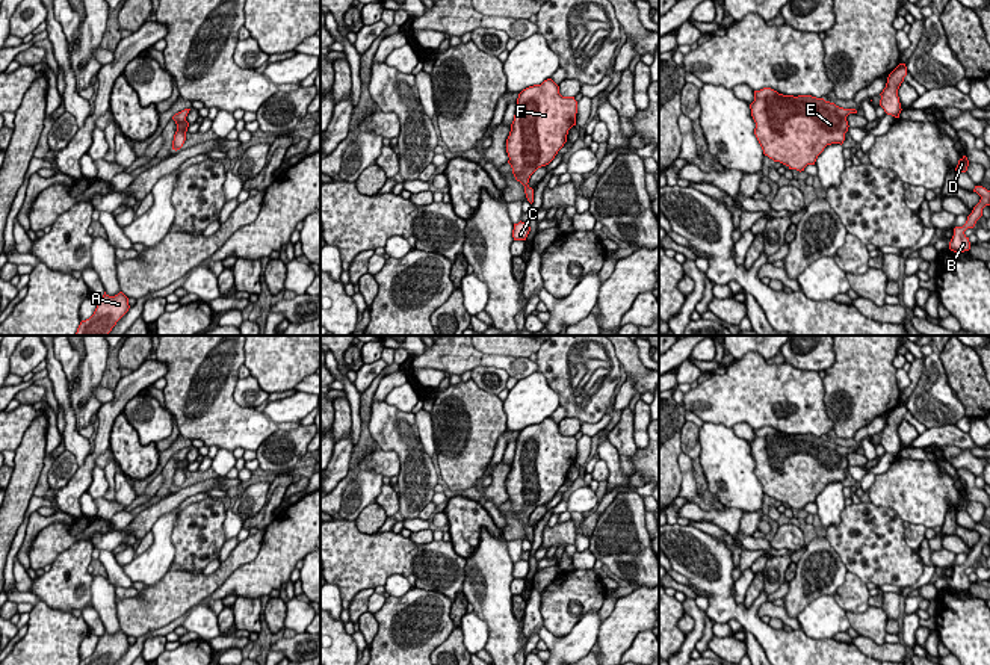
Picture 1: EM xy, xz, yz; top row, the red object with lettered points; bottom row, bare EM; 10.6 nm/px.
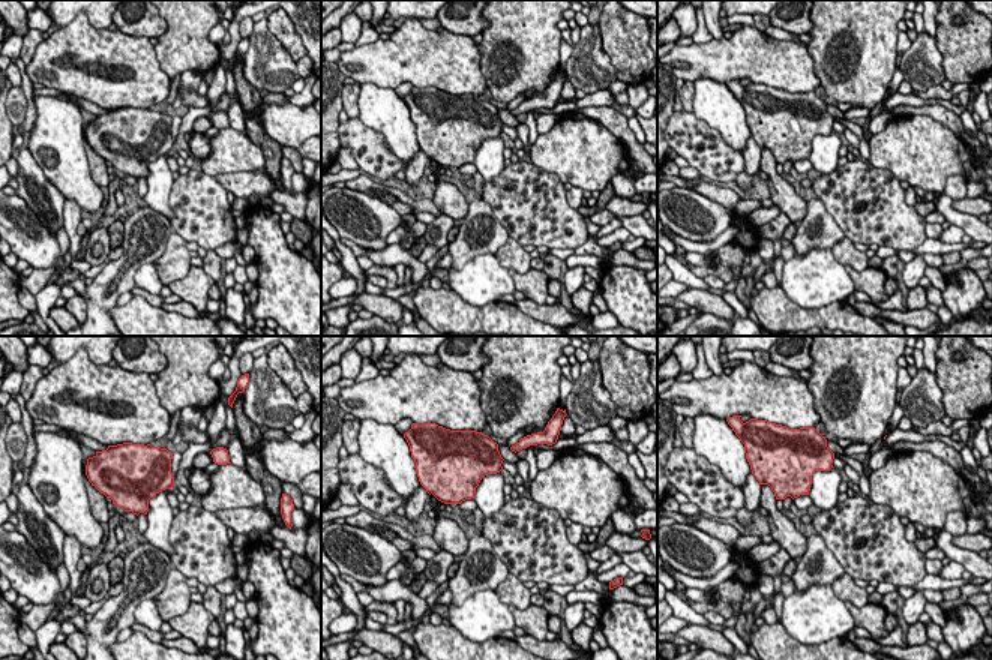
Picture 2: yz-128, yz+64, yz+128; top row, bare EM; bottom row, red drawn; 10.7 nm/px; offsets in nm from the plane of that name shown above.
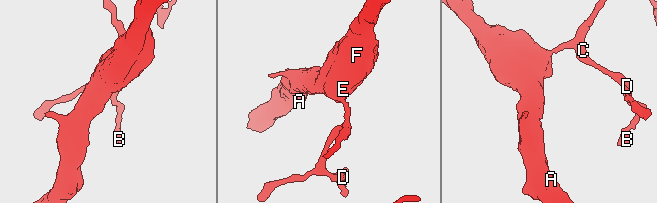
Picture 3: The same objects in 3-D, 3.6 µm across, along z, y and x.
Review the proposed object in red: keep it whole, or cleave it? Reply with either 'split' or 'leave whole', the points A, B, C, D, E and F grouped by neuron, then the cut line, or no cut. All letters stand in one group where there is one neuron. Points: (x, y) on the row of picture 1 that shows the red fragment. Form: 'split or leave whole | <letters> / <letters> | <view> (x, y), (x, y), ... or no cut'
leave whole | A B C D E F | no cut

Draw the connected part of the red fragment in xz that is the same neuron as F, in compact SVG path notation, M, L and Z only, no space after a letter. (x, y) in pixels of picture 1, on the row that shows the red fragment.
M547 79L518 94L515 115L506 139L508 163L517 181L524 186L527 201L534 203L534 189L527 184L531 175L541 166L549 165L567 142L568 130L576 125L577 101L574 97L562 97L559 86Z

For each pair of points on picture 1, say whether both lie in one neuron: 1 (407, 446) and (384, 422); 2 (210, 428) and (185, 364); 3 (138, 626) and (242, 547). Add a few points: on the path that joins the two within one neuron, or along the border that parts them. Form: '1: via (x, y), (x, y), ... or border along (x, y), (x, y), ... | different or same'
1: via (402, 440), (390, 428) | same
2: via (191, 422), (182, 416), (185, 384) | same
3: via (165, 602), (179, 591), (207, 585), (219, 575) | same

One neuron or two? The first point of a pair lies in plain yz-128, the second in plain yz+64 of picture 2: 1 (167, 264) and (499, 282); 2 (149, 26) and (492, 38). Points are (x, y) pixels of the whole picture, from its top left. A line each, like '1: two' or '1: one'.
1: two
2: two

